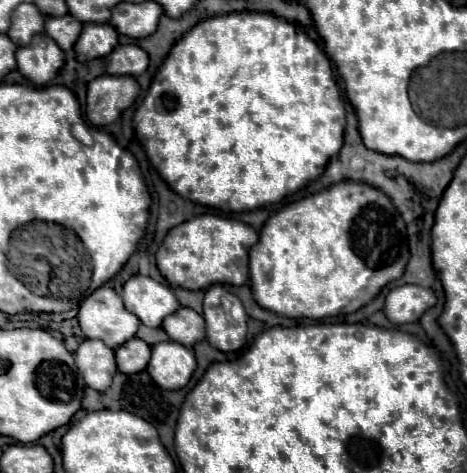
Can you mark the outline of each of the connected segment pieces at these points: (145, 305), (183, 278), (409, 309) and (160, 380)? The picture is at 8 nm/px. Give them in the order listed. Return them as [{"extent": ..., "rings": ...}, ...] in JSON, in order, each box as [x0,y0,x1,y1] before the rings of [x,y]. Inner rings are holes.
[{"extent":[121,276,179,328],"rings":[[[131,276],[125,284],[123,284],[123,292],[121,292],[121,298],[123,298],[123,304],[129,312],[135,312],[135,316],[149,328],[159,328],[163,318],[173,314],[177,308],[179,308],[179,302],[175,298],[175,294],[171,292],[169,286],[165,284],[159,284],[155,282],[153,278],[149,276]]]},{"extent":[157,214,257,290],"rings":[[[203,214],[171,228],[157,250],[157,268],[171,286],[203,290],[211,284],[241,286],[249,278],[249,248],[257,242],[257,232],[239,220]]]},{"extent":[385,284,435,324],"rings":[[[403,284],[393,288],[385,300],[385,316],[393,324],[417,322],[423,312],[435,306],[435,294],[431,288],[417,284]]]},{"extent":[147,342,195,390],"rings":[[[161,342],[151,348],[151,360],[147,366],[149,376],[165,390],[179,390],[187,386],[195,370],[195,356],[191,348],[177,342]]]}]

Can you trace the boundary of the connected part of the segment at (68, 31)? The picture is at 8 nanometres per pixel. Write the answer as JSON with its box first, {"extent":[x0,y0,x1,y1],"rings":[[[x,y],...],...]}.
{"extent":[45,14,83,50],"rings":[[[65,14],[61,18],[47,18],[45,22],[45,32],[59,44],[61,50],[71,50],[73,44],[77,42],[77,36],[81,34],[83,24],[73,20],[73,16]]]}

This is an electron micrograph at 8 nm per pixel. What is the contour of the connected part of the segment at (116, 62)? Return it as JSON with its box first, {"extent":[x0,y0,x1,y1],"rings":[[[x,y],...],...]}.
{"extent":[105,44,149,76],"rings":[[[125,44],[125,46],[117,46],[105,58],[105,64],[107,64],[106,73],[109,75],[139,76],[147,70],[149,56],[137,44]]]}

